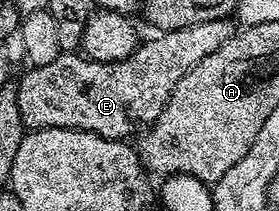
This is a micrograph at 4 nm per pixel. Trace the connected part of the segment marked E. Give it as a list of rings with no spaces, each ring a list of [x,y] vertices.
[[[225,18],[207,20],[203,24],[191,24],[187,28],[166,30],[158,33],[158,38],[149,38],[142,41],[127,56],[118,62],[93,62],[80,52],[63,52],[51,64],[43,64],[26,69],[26,74],[16,83],[18,92],[19,112],[22,113],[24,125],[39,130],[63,128],[64,130],[90,130],[92,134],[99,134],[104,138],[117,141],[129,138],[126,128],[134,129],[135,121],[152,124],[163,112],[175,84],[187,76],[187,72],[199,60],[211,56],[227,40],[233,37],[235,26]]]

